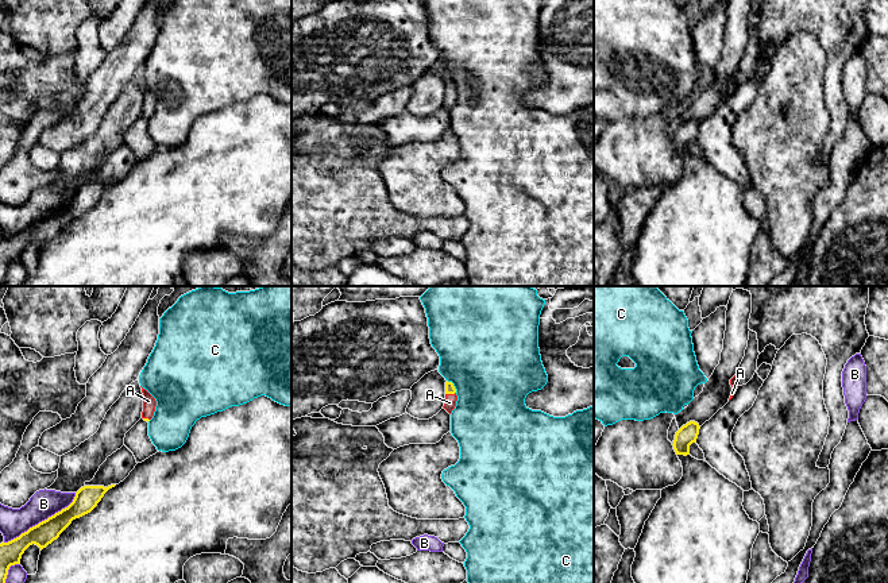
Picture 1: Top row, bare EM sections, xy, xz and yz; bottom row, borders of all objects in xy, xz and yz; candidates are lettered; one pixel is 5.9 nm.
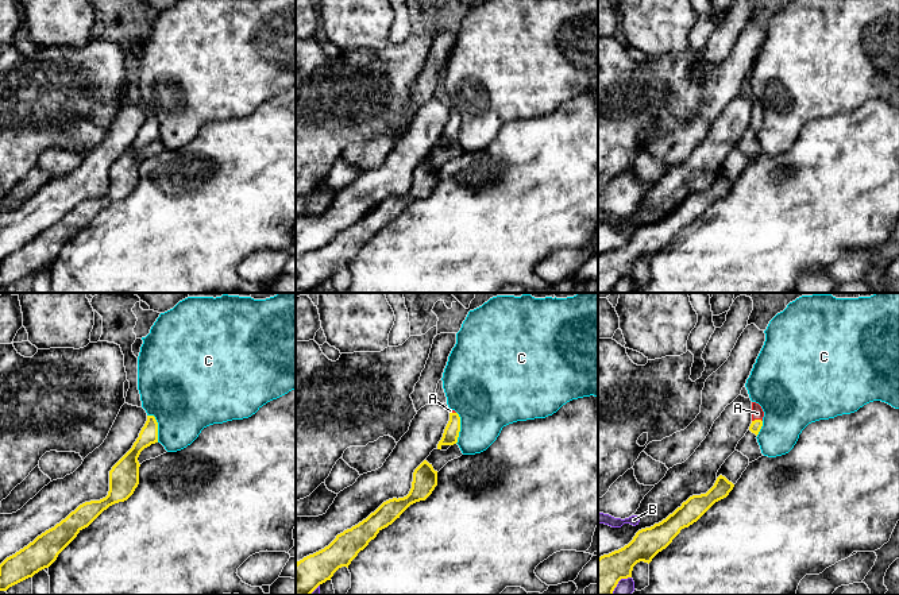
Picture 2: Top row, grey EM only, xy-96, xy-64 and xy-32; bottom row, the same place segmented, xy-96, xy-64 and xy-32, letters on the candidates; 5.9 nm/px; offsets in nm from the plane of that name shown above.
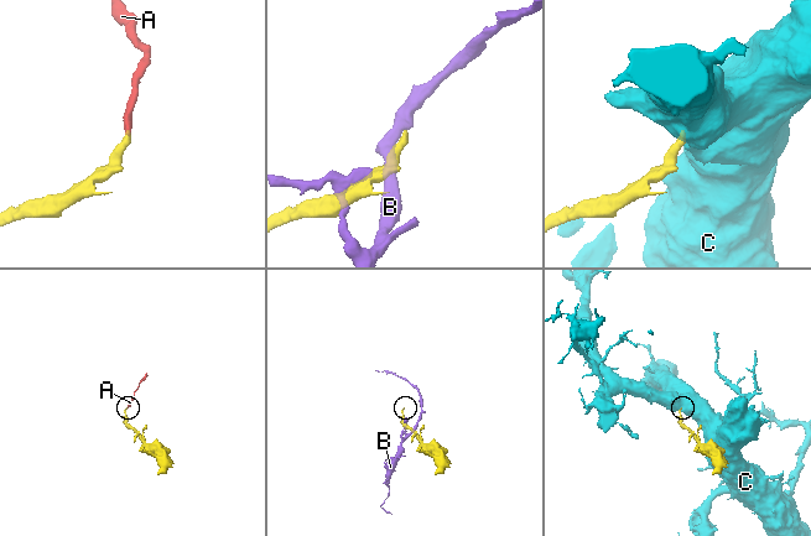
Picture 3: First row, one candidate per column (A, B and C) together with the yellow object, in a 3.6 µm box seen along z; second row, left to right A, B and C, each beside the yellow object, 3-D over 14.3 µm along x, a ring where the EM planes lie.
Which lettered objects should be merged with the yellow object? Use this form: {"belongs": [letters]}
{"belongs": ["A"]}

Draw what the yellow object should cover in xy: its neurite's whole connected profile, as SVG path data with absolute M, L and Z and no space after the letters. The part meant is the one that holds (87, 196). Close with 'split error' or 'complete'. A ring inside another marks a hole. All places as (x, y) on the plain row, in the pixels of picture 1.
M111 182L108 185L84 184L76 190L73 200L67 205L30 225L19 235L8 240L1 240L0 286L5 285L5 277L9 265L20 262L22 252L30 243L35 242L40 246L40 248L46 246L49 242L59 235L59 232L72 221L73 217L90 211L101 198L104 192L115 184L116 182Z; complete

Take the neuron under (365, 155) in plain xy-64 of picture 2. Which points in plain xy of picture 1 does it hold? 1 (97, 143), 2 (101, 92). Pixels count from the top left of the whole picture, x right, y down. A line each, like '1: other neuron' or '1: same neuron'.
1: other neuron
2: same neuron

